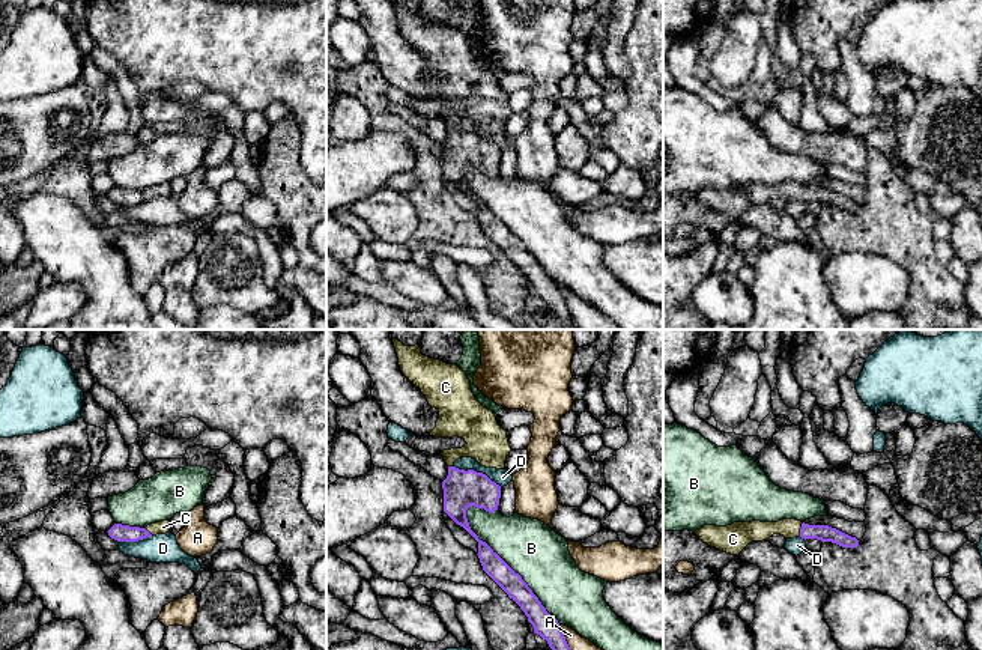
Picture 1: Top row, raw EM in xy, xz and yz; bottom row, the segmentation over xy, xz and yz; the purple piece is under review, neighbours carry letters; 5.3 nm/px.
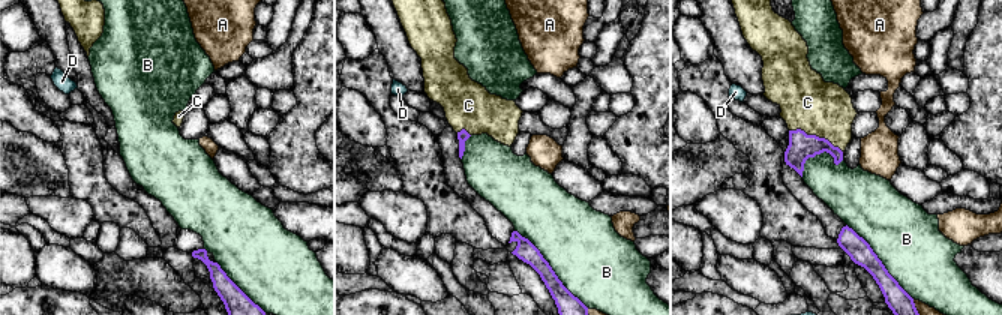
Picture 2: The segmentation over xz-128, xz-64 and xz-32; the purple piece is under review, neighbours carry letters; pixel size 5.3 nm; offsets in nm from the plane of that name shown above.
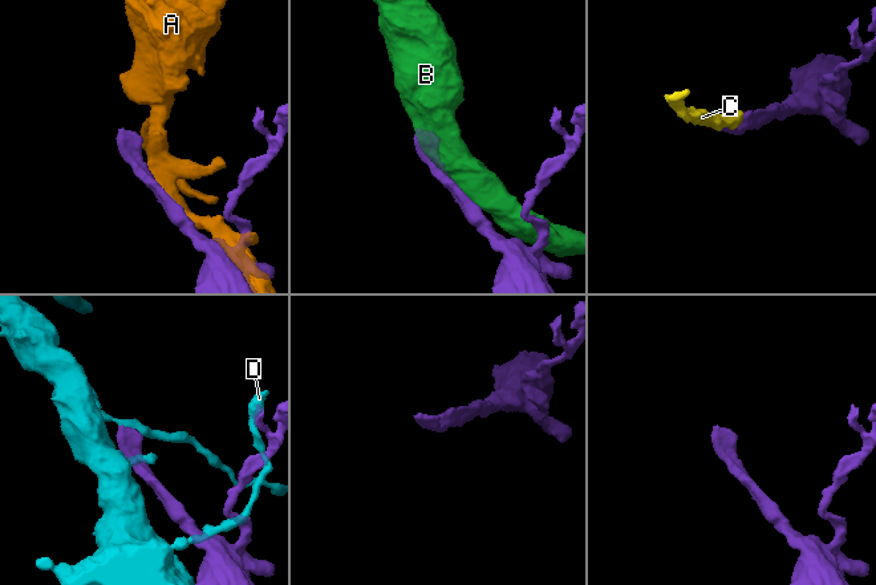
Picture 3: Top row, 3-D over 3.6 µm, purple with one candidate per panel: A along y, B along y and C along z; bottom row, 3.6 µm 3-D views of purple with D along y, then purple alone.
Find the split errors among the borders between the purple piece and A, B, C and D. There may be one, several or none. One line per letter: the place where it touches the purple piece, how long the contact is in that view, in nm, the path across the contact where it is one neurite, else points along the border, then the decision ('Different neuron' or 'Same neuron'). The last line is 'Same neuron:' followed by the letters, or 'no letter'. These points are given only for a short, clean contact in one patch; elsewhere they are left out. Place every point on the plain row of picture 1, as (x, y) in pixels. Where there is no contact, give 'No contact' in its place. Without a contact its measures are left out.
A: Touches purple at xz (567, 307). Shared border 240 nm. Different neuron
B: Touches purple at xz (506, 226). Shared border 800 nm. Different neuron
C: Touches purple at yz (800, 193). Shared border 80 nm. Path across: yz (824, 196), (800, 193), (767, 191), (754, 194). Same neuron
D: Touches purple at xz (475, 134). Shared border 280 nm. Different neuron
Same neuron: C

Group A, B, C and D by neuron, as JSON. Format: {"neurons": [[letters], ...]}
{"neurons": [["A"], ["B"], ["C"], ["D"]]}

